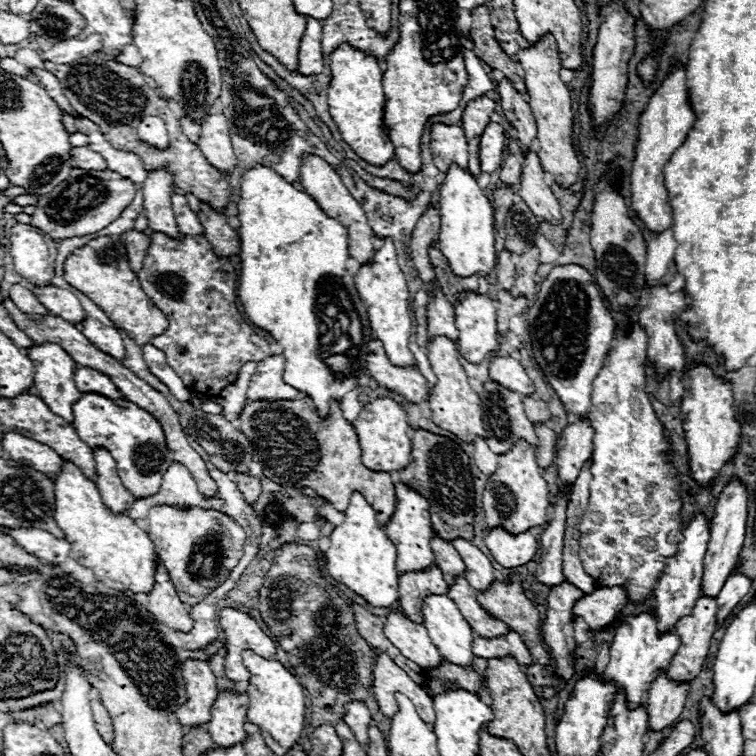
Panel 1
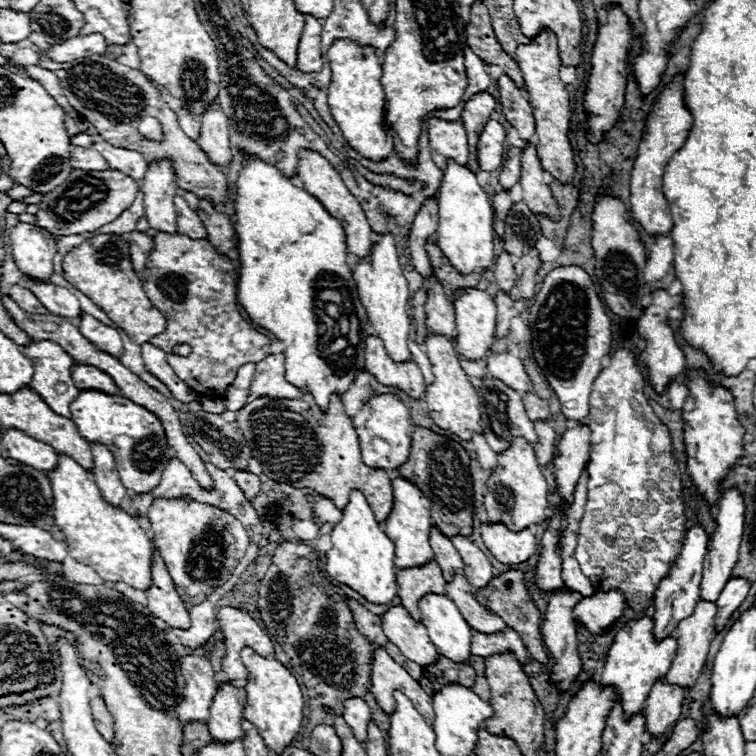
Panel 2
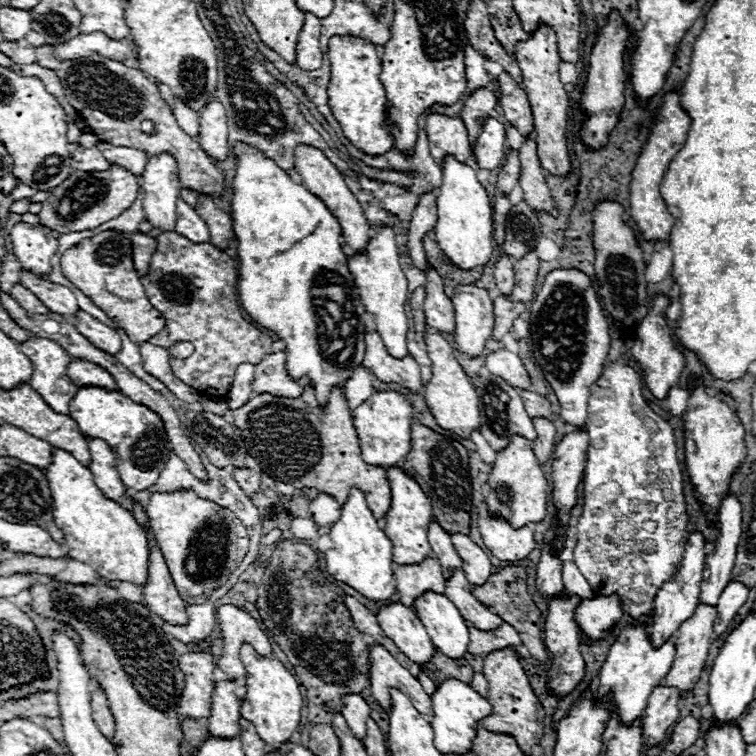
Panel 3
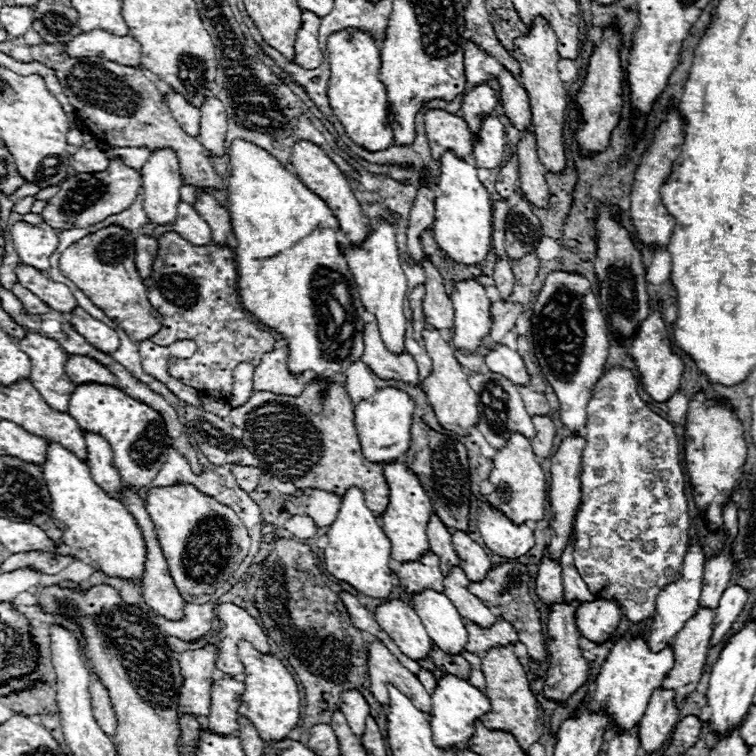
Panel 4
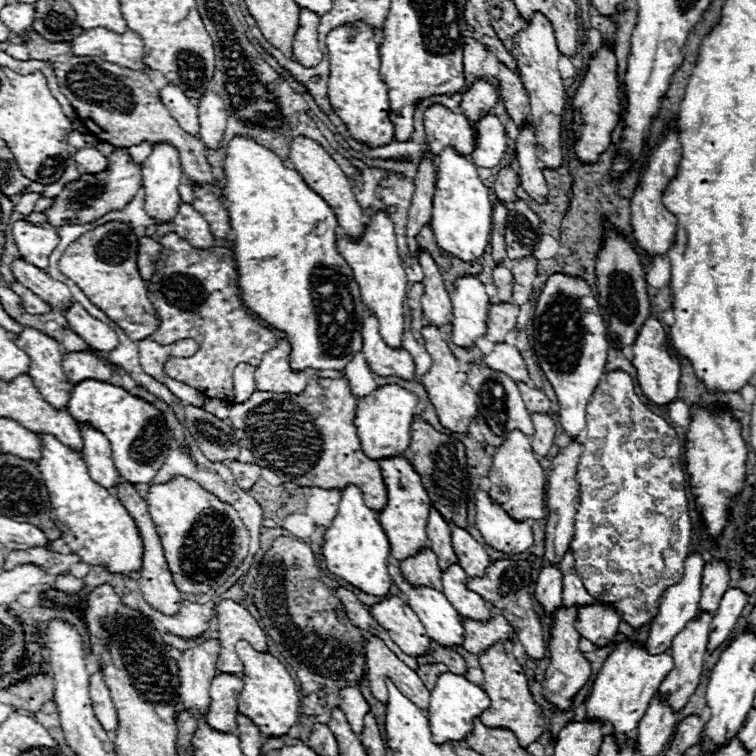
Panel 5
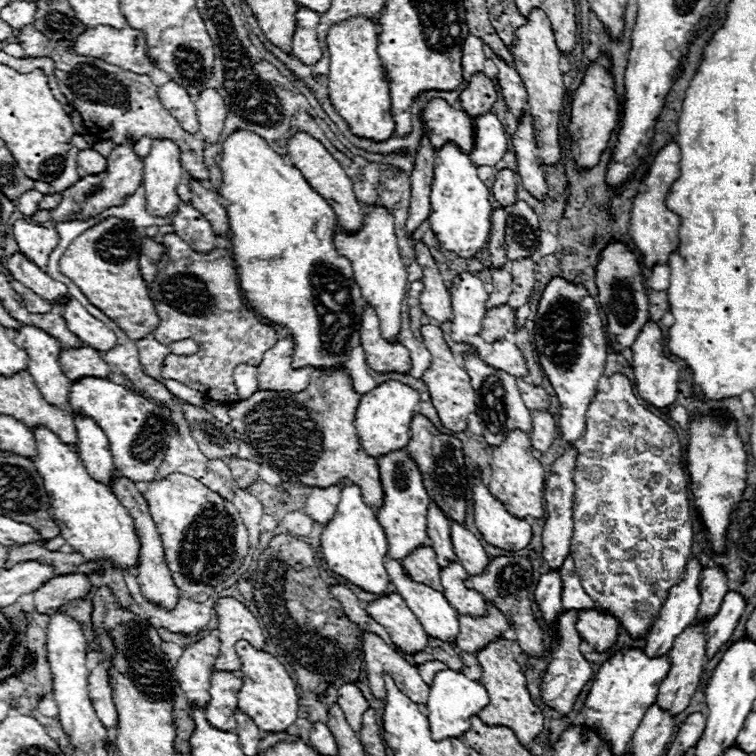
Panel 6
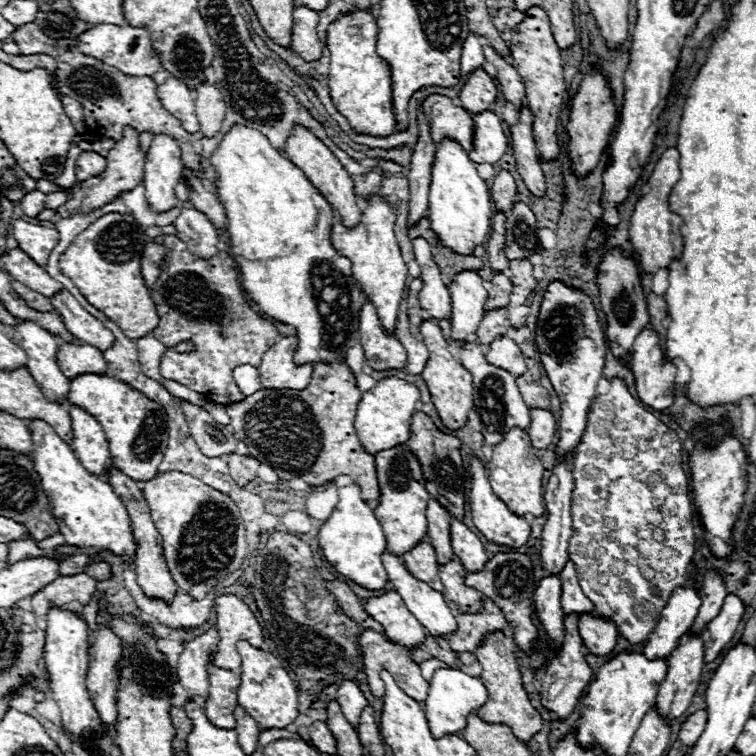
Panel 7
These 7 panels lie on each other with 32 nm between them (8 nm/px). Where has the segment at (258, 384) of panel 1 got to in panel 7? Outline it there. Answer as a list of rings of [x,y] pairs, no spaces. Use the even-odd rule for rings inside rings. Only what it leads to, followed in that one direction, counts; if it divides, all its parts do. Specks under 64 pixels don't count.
[[[284,336],[264,354],[262,364],[258,366],[258,378],[262,388],[302,390],[310,384],[314,366],[294,364],[292,358],[296,352],[296,344],[296,336]]]

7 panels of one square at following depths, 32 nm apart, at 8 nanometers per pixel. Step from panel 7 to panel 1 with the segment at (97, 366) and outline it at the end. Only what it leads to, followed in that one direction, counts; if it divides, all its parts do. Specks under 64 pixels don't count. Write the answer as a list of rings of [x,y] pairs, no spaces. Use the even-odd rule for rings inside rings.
[[[78,368],[74,380],[80,392],[102,392],[102,396],[110,396],[110,400],[118,400],[118,396],[122,396],[120,390],[114,386],[114,382],[98,370]]]

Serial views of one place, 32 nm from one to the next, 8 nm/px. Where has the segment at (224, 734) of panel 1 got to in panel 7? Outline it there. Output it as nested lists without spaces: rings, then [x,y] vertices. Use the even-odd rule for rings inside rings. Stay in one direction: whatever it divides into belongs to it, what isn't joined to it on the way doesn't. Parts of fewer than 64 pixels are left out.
[[[210,664],[210,694],[204,704],[204,712],[208,720],[216,728],[236,728],[234,708],[236,708],[236,692],[240,686],[240,676],[232,670],[222,670]]]

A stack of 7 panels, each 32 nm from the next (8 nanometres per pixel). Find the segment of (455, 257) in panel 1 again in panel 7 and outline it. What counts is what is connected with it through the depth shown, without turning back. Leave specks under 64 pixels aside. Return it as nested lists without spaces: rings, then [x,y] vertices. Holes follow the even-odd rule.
[[[444,140],[436,148],[436,160],[432,166],[432,184],[430,184],[430,210],[428,218],[432,222],[434,232],[438,232],[438,240],[446,244],[446,248],[454,248],[454,252],[472,256],[476,244],[484,244],[490,234],[490,218],[492,218],[492,200],[486,182],[478,176],[476,164],[468,158],[460,144],[454,140]]]

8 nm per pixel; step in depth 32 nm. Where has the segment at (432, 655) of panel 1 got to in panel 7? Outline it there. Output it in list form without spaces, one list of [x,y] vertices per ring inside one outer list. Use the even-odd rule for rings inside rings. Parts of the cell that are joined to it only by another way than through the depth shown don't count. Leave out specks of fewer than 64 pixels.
[[[394,590],[366,600],[364,608],[374,620],[382,624],[390,640],[398,640],[398,644],[410,650],[422,644],[426,638],[426,628],[414,618],[414,614],[404,606],[404,600]]]

